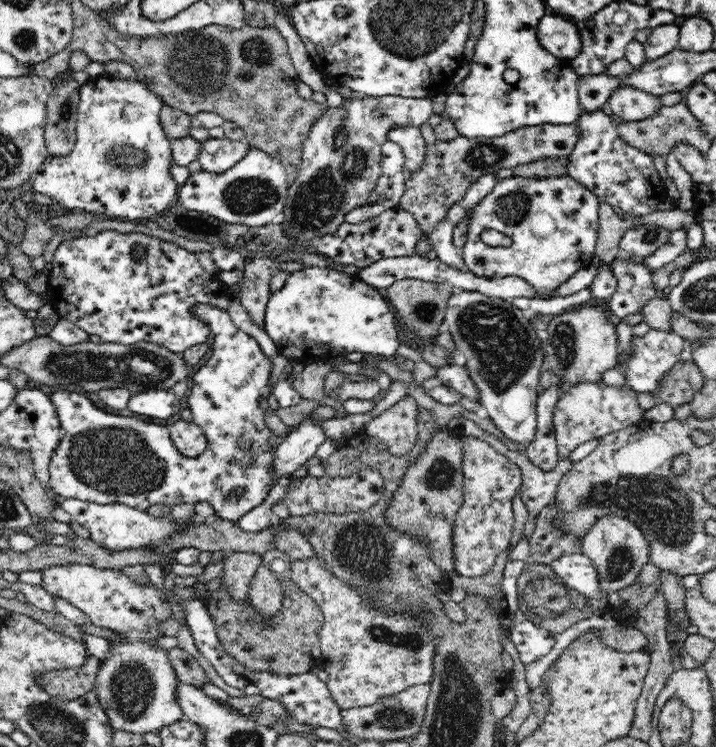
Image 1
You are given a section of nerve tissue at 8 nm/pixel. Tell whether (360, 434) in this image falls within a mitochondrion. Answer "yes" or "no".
no

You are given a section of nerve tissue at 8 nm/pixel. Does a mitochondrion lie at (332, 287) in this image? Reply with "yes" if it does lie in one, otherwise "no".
no

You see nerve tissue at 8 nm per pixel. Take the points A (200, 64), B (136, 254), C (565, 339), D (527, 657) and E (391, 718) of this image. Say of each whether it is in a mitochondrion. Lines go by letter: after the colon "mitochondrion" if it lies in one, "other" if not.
A: mitochondrion
B: other
C: mitochondrion
D: other
E: mitochondrion

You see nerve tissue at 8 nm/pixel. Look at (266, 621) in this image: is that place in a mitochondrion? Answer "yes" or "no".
no

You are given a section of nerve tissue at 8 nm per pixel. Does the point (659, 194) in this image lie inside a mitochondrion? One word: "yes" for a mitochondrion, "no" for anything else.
no

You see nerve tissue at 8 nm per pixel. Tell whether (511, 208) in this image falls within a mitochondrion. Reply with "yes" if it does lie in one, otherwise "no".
yes

